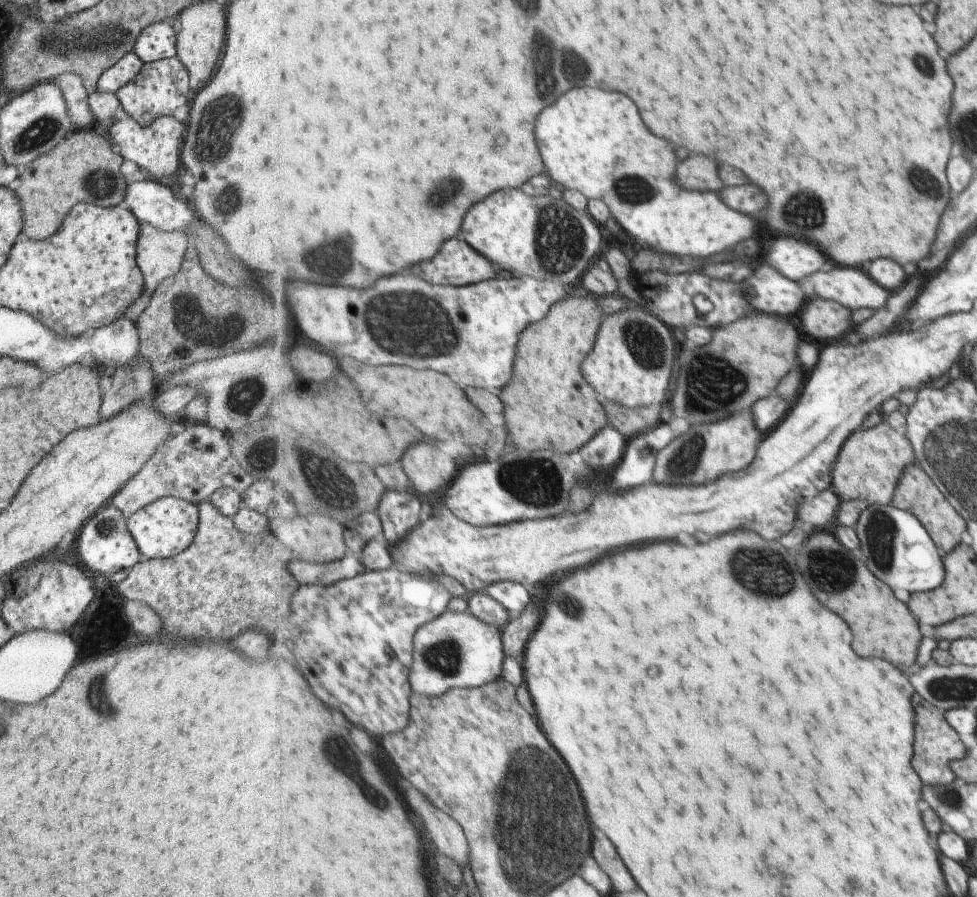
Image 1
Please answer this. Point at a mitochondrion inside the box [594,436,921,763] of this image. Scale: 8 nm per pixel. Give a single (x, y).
(767, 573)

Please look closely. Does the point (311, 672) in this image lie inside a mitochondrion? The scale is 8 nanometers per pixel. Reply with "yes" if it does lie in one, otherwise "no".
no

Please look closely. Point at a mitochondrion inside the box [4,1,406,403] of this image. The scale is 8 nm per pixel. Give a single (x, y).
(103, 39)

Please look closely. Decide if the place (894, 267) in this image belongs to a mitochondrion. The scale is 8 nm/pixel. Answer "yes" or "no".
no

